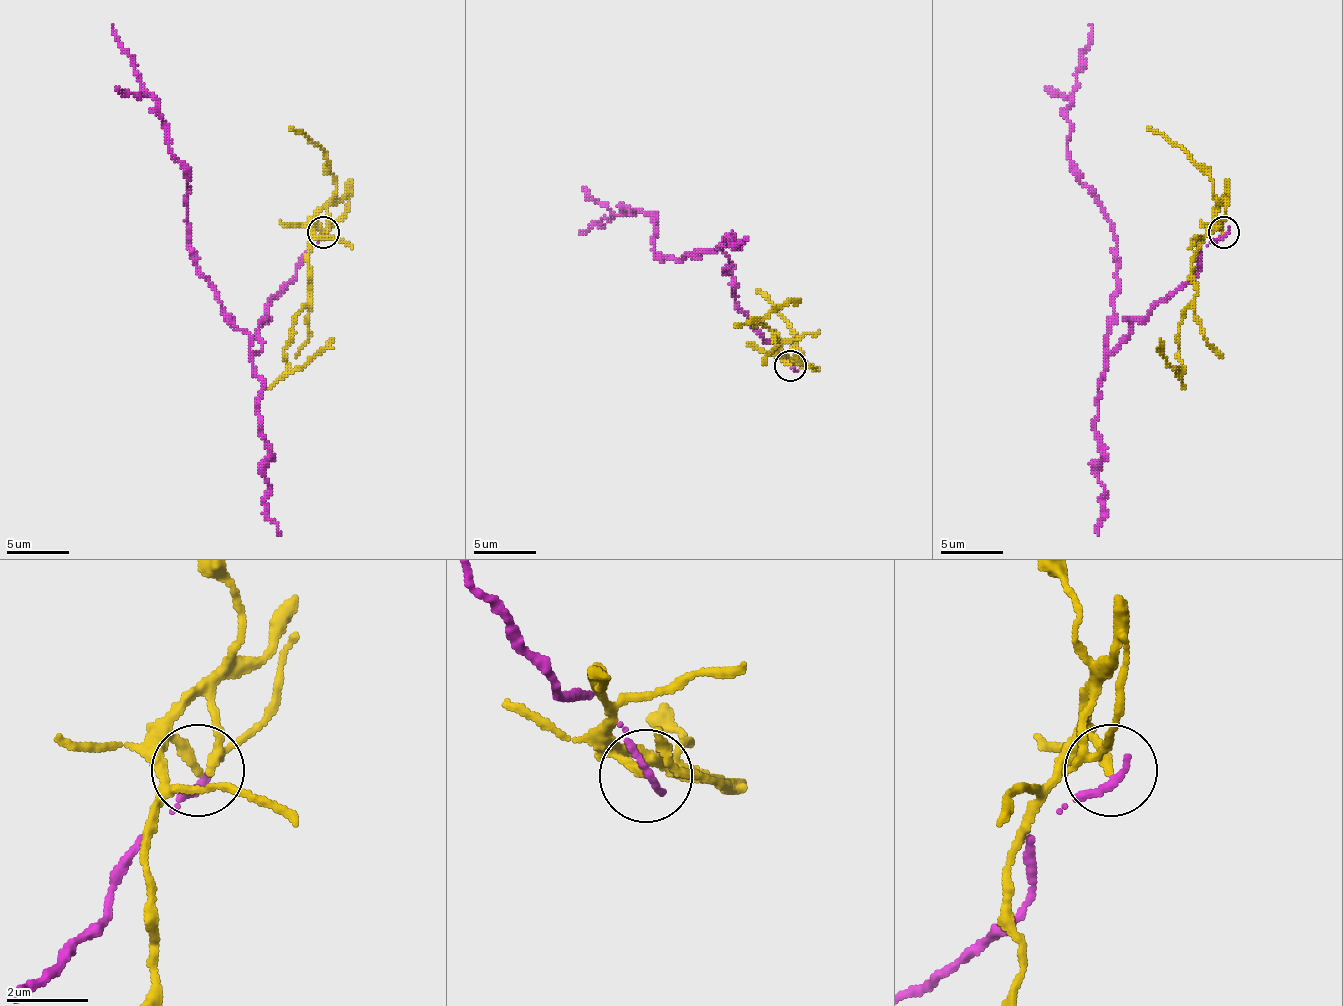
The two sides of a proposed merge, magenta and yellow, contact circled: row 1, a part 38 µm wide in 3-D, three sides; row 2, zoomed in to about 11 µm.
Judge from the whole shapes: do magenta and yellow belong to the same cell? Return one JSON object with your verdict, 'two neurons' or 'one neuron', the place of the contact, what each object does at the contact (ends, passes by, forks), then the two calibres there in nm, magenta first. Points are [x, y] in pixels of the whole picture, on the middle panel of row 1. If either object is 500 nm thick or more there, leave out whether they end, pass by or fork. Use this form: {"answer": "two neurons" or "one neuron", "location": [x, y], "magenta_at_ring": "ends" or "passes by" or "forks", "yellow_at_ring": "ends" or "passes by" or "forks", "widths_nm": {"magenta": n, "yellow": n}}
{"answer": "two neurons", "location": [790, 365], "magenta_at_ring": "ends", "yellow_at_ring": "ends", "widths_nm": {"magenta": 200, "yellow": 240}}

